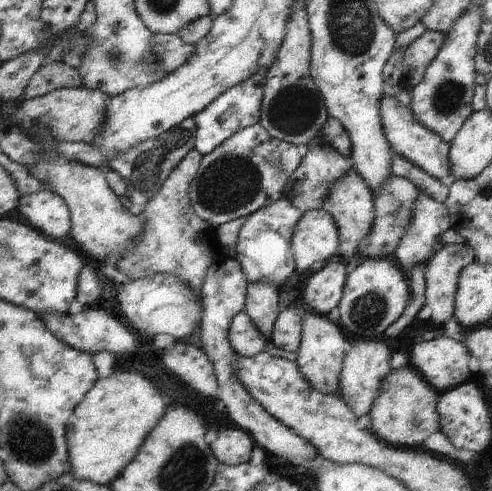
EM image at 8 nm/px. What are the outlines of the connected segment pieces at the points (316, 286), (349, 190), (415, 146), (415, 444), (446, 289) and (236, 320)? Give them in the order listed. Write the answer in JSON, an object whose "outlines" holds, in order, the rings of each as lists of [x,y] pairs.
{"outlines":[[[[338,257],[310,276],[303,291],[303,309],[314,310],[327,316],[342,298],[348,270]]],[[[351,169],[346,176],[338,178],[328,196],[322,202],[322,209],[334,218],[338,232],[340,234],[339,257],[352,258],[357,256],[360,242],[370,234],[370,228],[374,224],[374,200],[370,188],[366,188],[366,182],[362,180],[362,176]]],[[[384,94],[380,100],[380,122],[382,122],[384,136],[386,136],[386,140],[390,143],[394,153],[404,156],[414,166],[418,166],[434,178],[440,179],[452,174],[450,172],[450,160],[448,160],[449,143],[440,140],[438,134],[430,132],[420,122],[416,122],[416,118],[410,114],[410,109],[398,104],[392,96]]],[[[410,364],[400,368],[400,370],[391,369],[390,374],[386,376],[382,382],[382,392],[378,394],[378,398],[372,404],[370,410],[370,420],[372,420],[371,431],[376,438],[383,440],[390,446],[398,448],[423,448],[423,442],[428,436],[434,432],[440,432],[440,417],[436,410],[436,402],[438,402],[441,393],[428,384],[418,371]]],[[[468,244],[441,246],[426,265],[426,305],[432,310],[432,324],[440,326],[454,314],[454,301],[460,272],[476,263],[474,249]]],[[[245,310],[232,318],[228,336],[232,350],[239,356],[256,356],[256,354],[264,352],[264,348],[266,348],[267,342],[264,334],[252,324],[252,320]]]]}

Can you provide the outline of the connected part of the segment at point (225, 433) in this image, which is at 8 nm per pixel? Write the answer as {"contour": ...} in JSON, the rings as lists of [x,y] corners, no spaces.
{"contour":[[[226,428],[217,432],[216,440],[210,446],[220,463],[239,465],[250,462],[250,454],[256,445],[241,428]]]}

